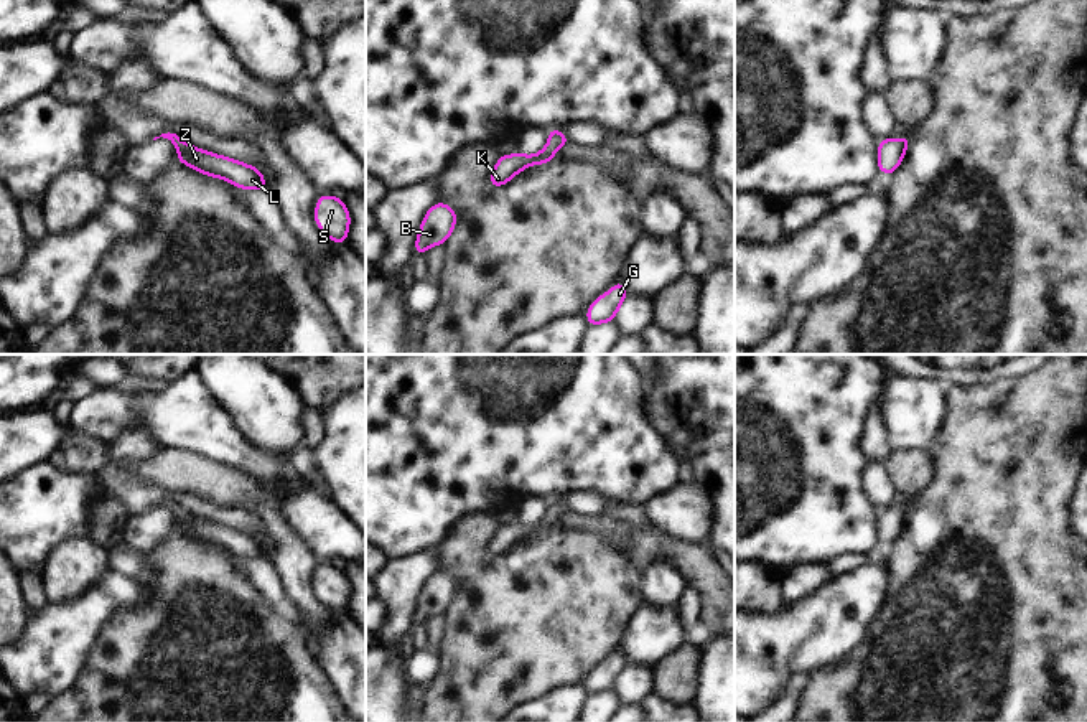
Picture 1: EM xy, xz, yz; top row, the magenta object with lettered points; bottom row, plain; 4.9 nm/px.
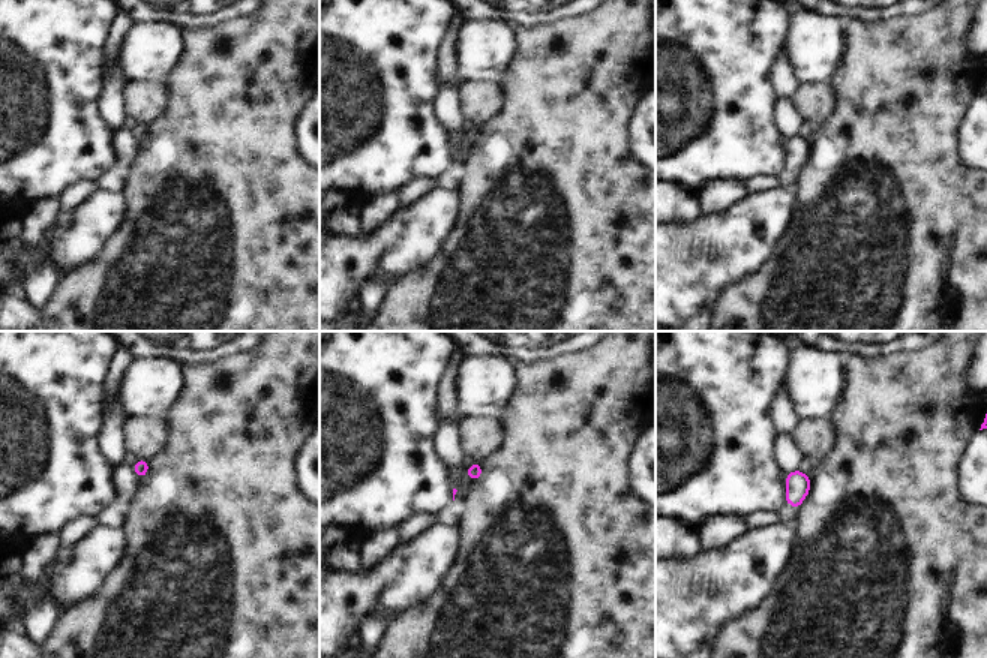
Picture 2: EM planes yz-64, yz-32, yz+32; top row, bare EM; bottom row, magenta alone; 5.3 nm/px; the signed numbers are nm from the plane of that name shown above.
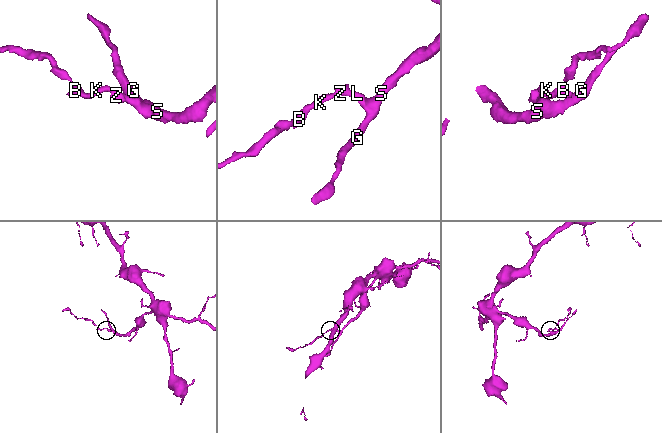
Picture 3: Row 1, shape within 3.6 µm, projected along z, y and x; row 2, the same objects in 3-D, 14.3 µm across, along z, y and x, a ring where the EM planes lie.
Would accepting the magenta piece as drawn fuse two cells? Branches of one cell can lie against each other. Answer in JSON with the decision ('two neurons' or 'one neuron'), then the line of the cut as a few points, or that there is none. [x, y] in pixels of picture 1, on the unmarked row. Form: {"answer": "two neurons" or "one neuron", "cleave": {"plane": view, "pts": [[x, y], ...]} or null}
{"answer": "one neuron", "cleave": null}

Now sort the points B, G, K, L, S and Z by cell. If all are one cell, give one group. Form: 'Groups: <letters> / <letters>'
Groups: B G K L S Z

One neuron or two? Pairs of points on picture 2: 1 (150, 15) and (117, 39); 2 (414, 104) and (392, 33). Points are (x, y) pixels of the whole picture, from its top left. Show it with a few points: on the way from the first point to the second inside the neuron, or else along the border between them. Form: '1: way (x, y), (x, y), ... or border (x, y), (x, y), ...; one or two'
1: border (126, 15), (135, 23); two
2: way (396, 86), (390, 80), (390, 51); one

